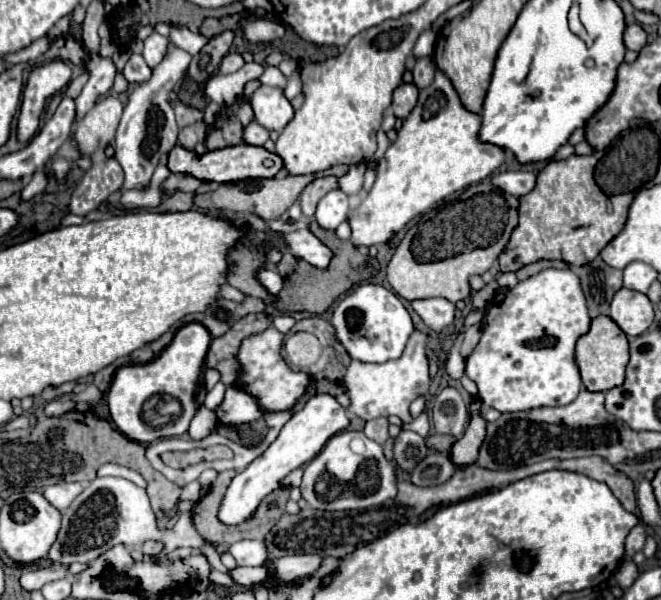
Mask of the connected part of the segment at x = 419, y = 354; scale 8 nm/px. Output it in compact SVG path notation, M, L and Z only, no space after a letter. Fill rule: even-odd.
M413 331L403 357L399 357L397 361L387 361L381 365L351 361L345 371L345 377L343 377L343 385L347 389L345 393L351 399L351 405L347 411L355 413L357 417L361 417L365 421L377 419L377 417L387 417L387 415L397 415L403 423L411 423L413 417L411 417L409 405L417 397L425 395L431 385L429 361L425 357L425 349L427 349L425 341L427 341L427 337L421 331Z

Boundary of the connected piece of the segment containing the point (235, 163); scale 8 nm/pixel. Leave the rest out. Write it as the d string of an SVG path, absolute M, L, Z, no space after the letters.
M175 145L169 153L167 167L171 173L183 173L207 183L239 183L247 179L275 177L281 171L281 159L275 153L269 153L263 147L253 147L253 145L235 145L235 147L215 149L215 151L207 151L205 155L195 155L195 151Z

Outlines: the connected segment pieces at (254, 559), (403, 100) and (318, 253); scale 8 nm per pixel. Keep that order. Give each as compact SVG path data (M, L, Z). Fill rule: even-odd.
M257 539L237 541L231 545L229 553L235 557L239 565L265 565L265 561L269 559L265 541L257 541Z
M401 83L395 89L393 103L391 103L391 109L393 109L395 117L405 119L413 111L413 107L417 103L417 95L419 95L419 89L413 83Z
M299 227L293 233L281 233L281 239L293 257L305 259L319 269L325 269L331 261L331 249L325 247L307 227Z

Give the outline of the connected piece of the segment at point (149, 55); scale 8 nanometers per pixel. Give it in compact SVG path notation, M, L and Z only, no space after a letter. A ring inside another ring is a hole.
M151 33L151 35L145 39L143 59L145 59L145 63L147 63L151 69L159 65L161 57L165 57L167 43L169 43L169 39L163 37L163 35L159 35L159 33Z

